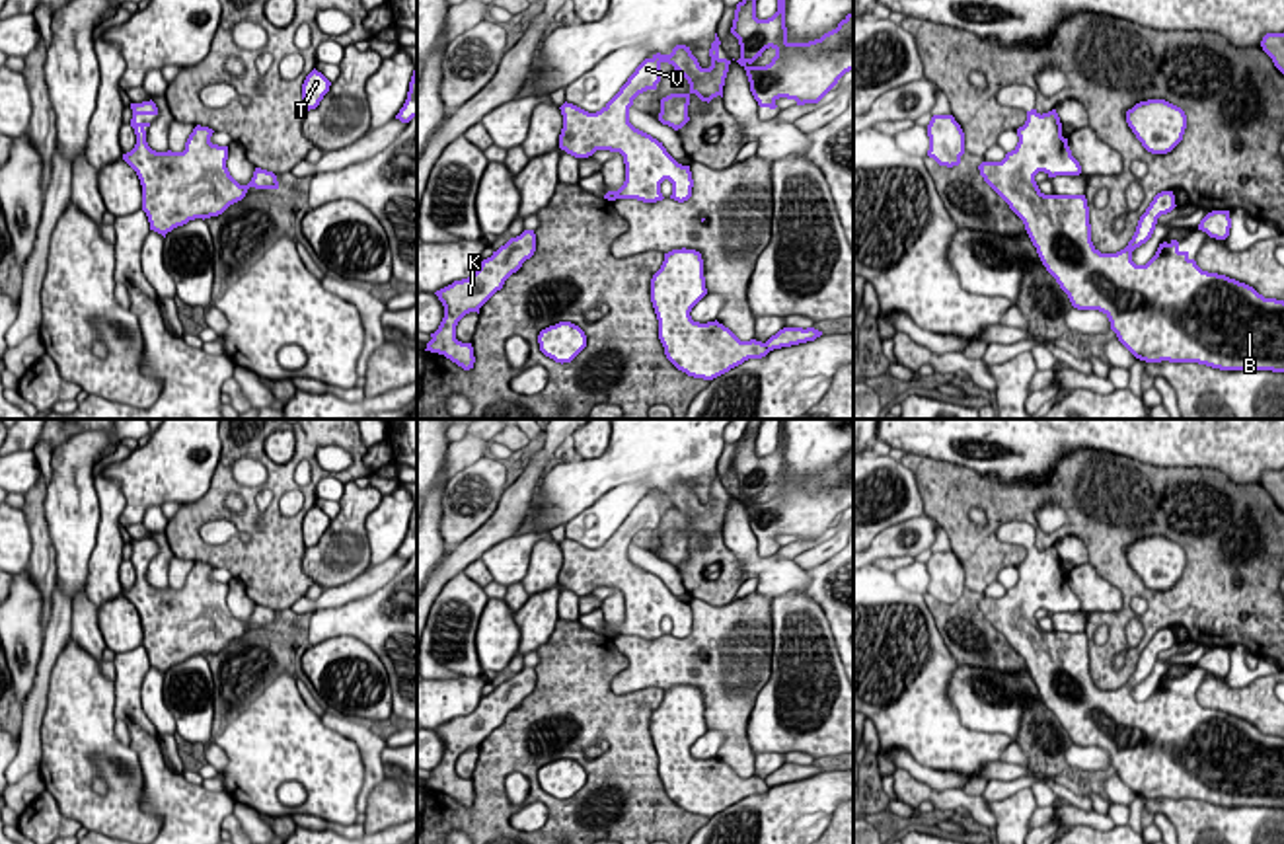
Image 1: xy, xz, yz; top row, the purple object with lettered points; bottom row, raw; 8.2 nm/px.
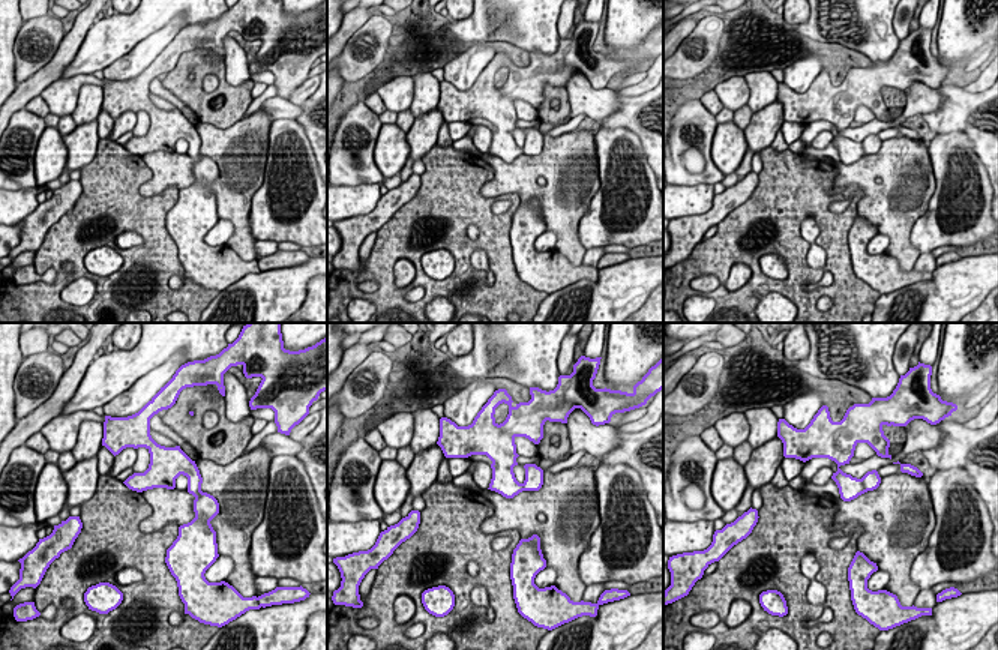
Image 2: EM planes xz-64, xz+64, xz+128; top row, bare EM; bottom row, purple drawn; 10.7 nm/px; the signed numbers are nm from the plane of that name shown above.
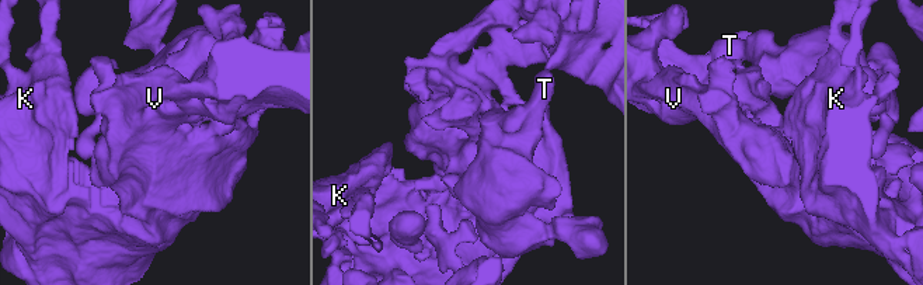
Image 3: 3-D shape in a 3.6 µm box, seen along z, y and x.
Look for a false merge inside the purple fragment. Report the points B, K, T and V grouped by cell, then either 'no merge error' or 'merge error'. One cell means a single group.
B K T V | no merge error

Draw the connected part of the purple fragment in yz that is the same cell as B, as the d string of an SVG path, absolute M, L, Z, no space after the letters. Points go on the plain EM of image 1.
M1037 546L1027 548L1027 557L1017 565L1017 573L1017 583L1007 589L1001 598L982 598L978 606L984 618L1023 657L1042 702L1068 731L1074 745L1103 748L1118 778L1136 795L1146 799L1198 799L1220 807L1284 809L1284 737L1265 735L1245 719L1202 708L1196 698L1189 694L1189 688L1179 686L1177 676L1159 680L1155 692L1146 702L1136 702L1132 698L1132 688L1152 674L1157 655L1177 643L1173 628L1161 628L1153 633L1146 649L1140 653L1136 669L1124 686L1116 690L1101 690L1091 678L1085 632L1044 632L1035 618L1039 608L1044 608L1048 614L1081 610L1081 602L1072 593L1068 575L1062 573L1062 559L1056 546L1042 552Z

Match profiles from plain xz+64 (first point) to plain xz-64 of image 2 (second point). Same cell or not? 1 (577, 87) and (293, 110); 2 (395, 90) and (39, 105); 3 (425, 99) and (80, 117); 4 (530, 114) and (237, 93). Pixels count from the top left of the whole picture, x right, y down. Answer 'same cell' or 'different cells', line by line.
1: same cell
2: different cells
3: same cell
4: different cells

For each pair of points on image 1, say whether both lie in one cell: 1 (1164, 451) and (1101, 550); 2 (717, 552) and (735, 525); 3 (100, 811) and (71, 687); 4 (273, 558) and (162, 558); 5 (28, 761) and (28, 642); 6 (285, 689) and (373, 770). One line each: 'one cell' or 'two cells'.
1: two cells
2: two cells
3: one cell
4: two cells
5: two cells
6: two cells

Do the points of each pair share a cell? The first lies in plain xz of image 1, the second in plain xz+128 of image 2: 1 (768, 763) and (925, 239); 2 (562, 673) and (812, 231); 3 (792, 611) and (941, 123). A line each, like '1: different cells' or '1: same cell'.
1: different cells
2: different cells
3: different cells

